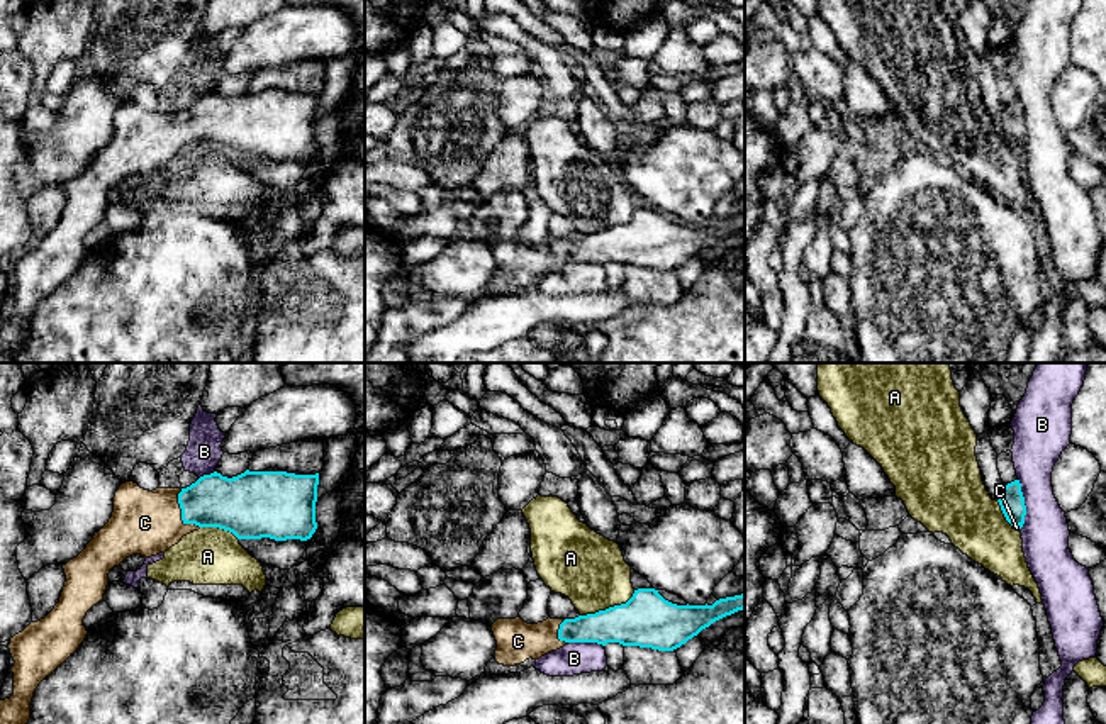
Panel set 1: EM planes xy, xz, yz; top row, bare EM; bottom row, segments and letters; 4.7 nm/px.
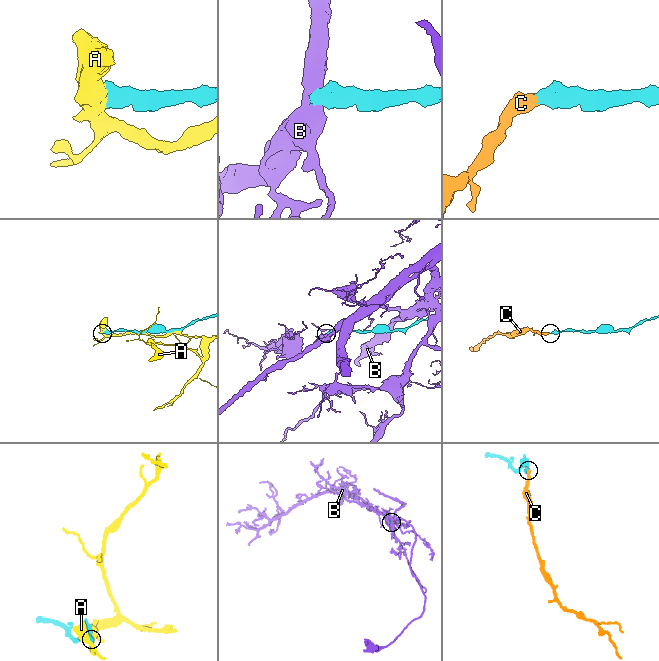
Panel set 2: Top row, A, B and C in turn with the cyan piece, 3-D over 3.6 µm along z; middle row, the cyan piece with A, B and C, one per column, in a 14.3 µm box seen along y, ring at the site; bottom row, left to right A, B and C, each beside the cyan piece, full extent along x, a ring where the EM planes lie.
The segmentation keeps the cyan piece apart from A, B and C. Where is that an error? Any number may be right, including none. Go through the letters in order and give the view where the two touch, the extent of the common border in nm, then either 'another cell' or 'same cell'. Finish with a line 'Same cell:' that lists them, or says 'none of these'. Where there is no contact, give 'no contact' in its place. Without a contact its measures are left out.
A: contact in xz; length 300 nm; another cell
B: contact in yz; length 240 nm; another cell
C: contact in xy; length 220 nm; same cell
Same cell: C

